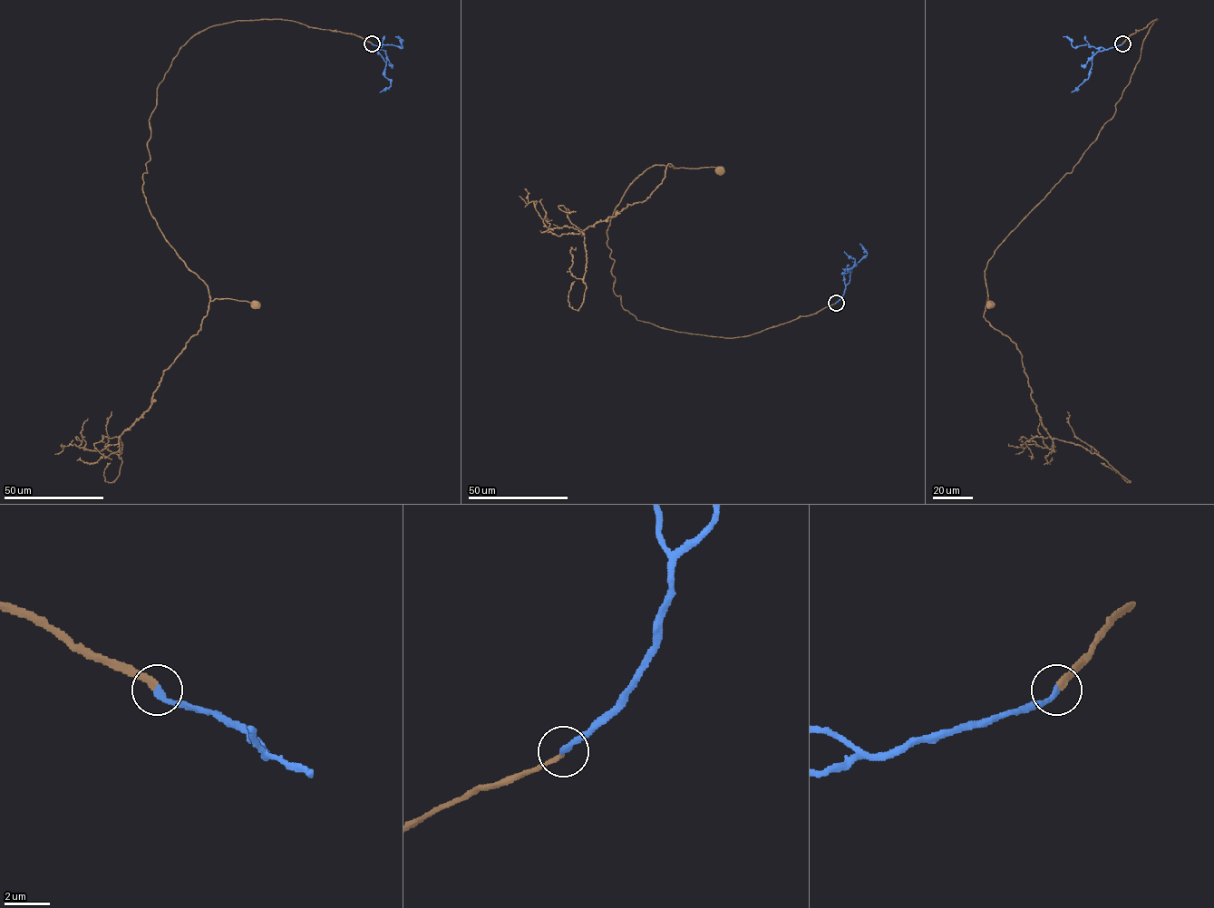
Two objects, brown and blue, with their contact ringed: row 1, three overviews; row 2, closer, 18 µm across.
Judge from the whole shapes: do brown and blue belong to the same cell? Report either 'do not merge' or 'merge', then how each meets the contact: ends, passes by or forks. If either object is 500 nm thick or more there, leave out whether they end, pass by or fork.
merge; brown ends there; blue ends there

